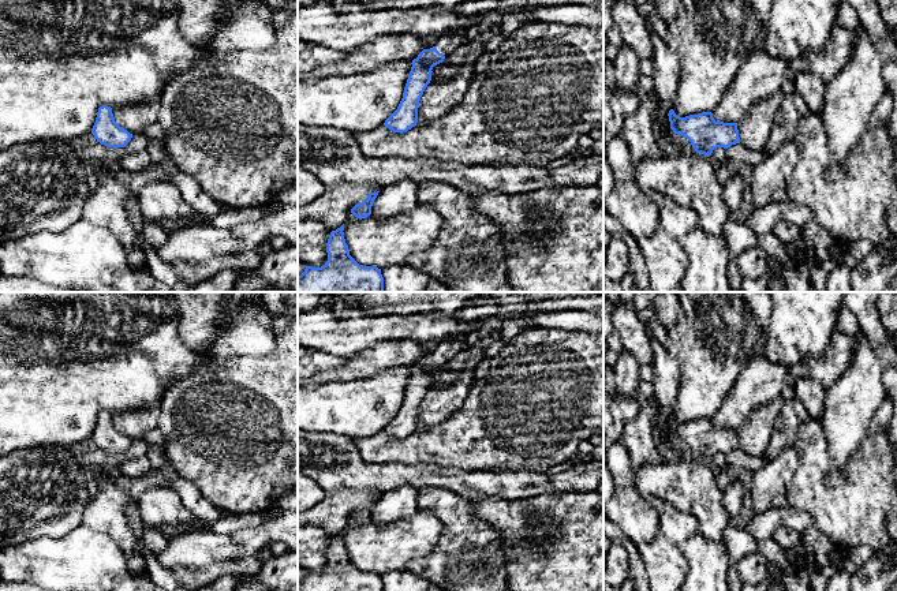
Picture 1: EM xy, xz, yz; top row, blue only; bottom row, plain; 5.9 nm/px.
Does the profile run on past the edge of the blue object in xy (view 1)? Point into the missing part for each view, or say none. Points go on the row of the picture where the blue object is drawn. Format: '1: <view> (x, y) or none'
1: none

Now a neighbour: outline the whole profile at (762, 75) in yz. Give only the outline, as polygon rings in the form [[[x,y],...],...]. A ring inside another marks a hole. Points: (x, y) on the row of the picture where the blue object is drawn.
[[[765,51],[751,53],[747,61],[740,67],[736,78],[722,96],[717,108],[711,112],[714,120],[724,123],[739,123],[754,104],[781,90],[786,68],[786,59],[771,57]]]

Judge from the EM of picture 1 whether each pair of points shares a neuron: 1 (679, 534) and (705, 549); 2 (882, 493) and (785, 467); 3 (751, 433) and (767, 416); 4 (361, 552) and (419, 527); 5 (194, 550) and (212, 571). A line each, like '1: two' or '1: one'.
1: two
2: two
3: one
4: one
5: two

